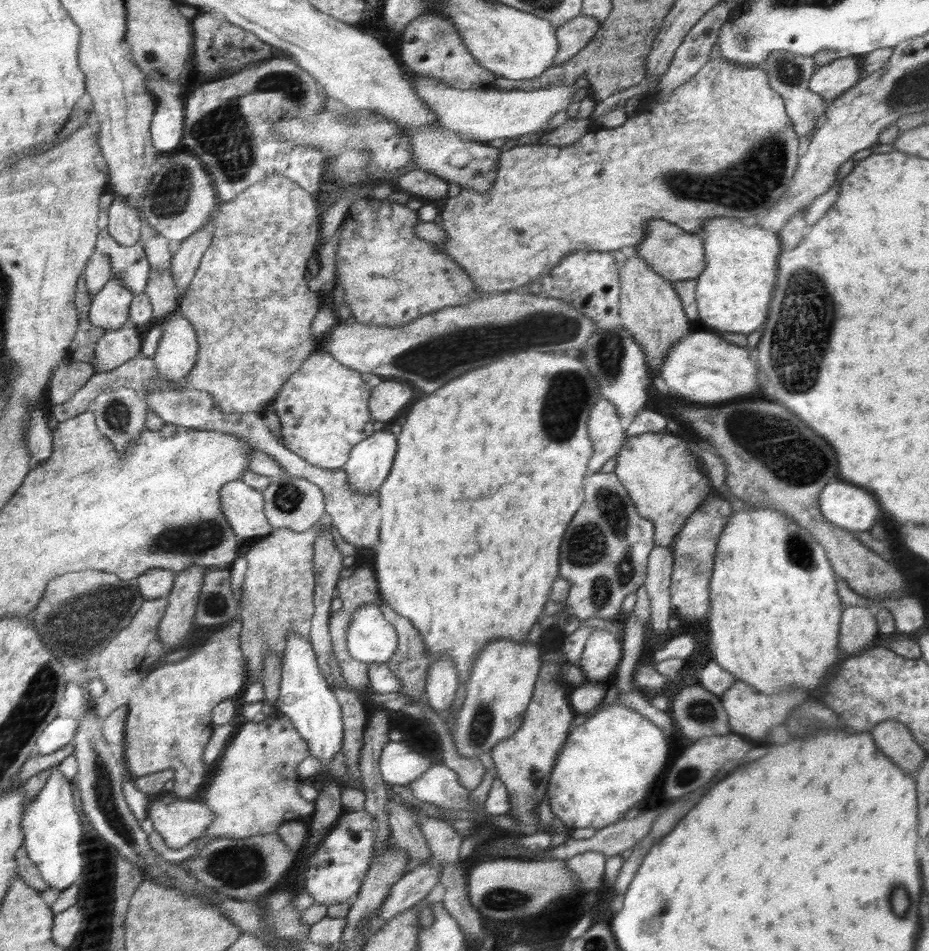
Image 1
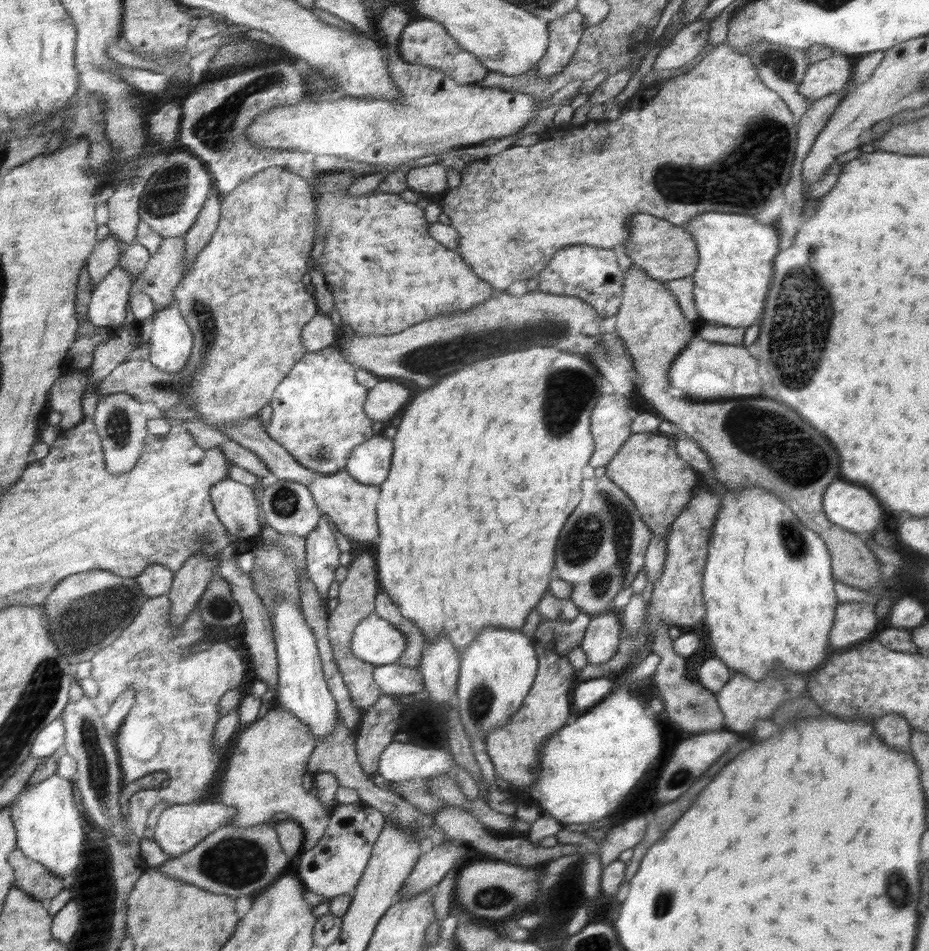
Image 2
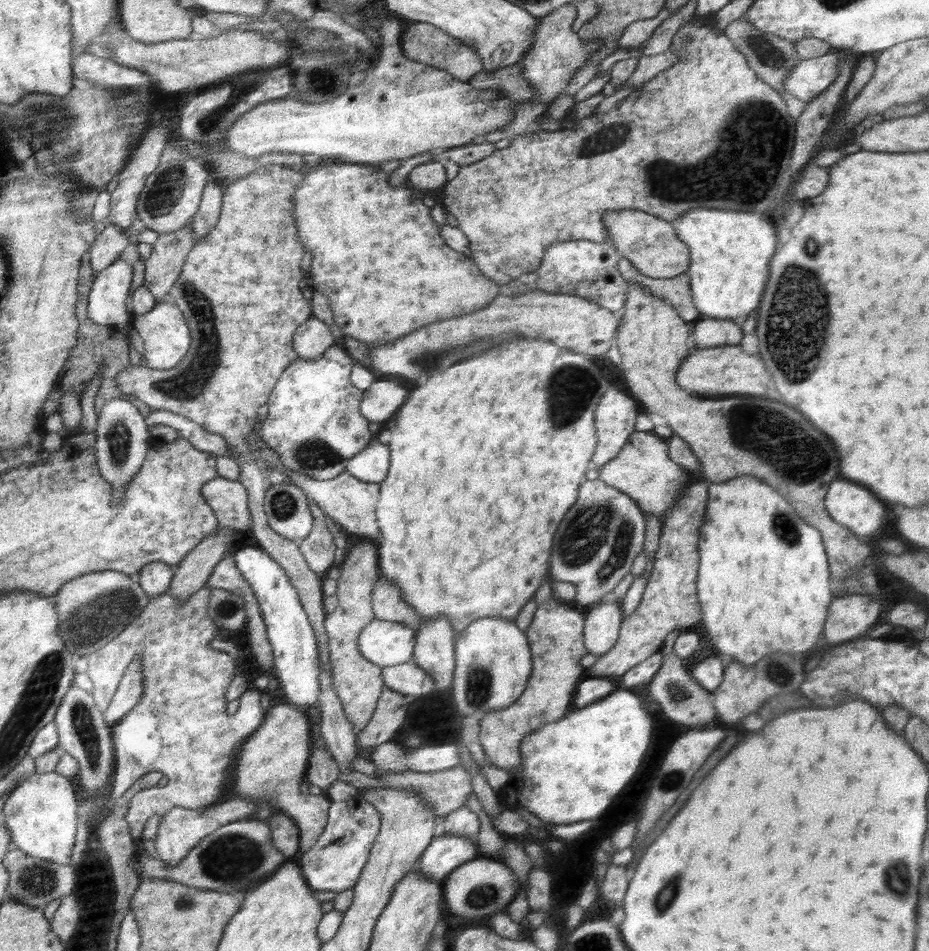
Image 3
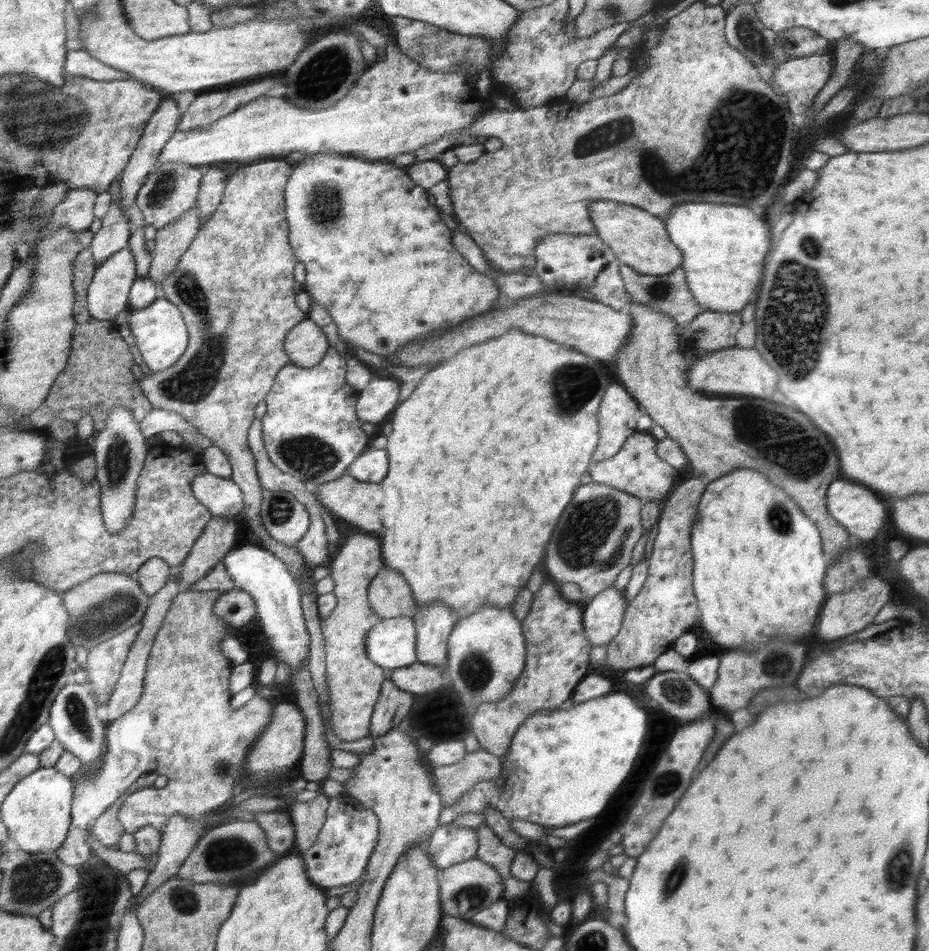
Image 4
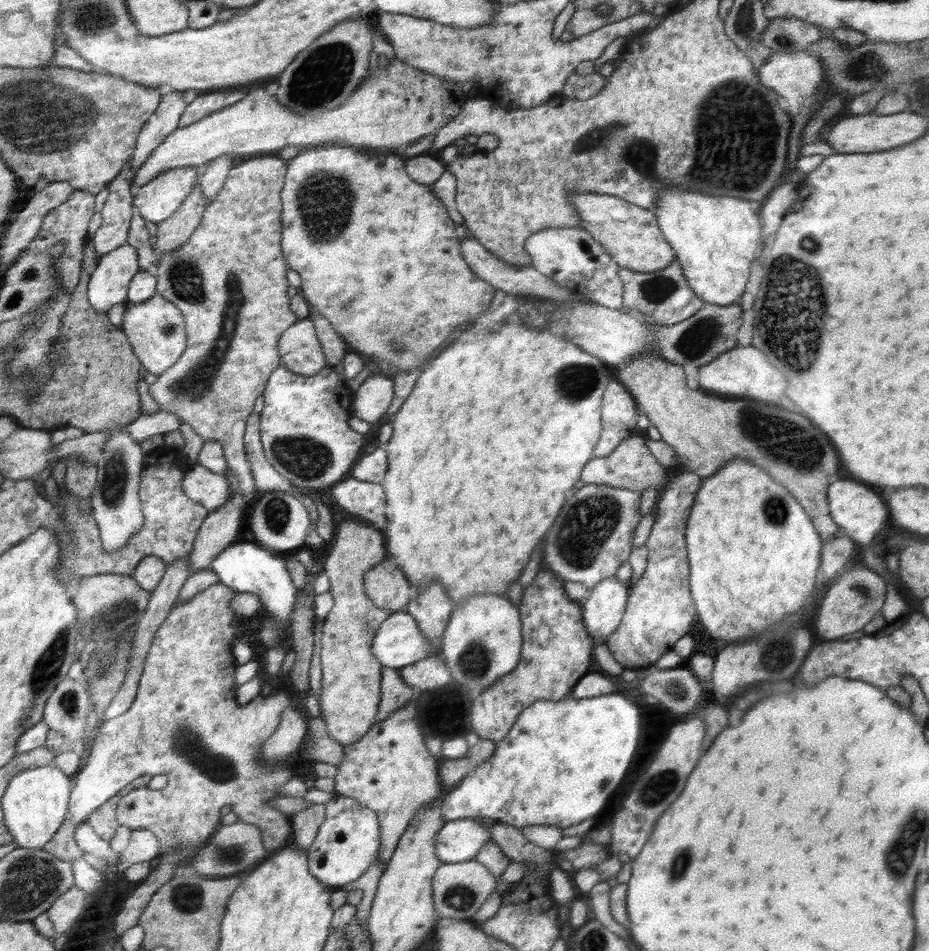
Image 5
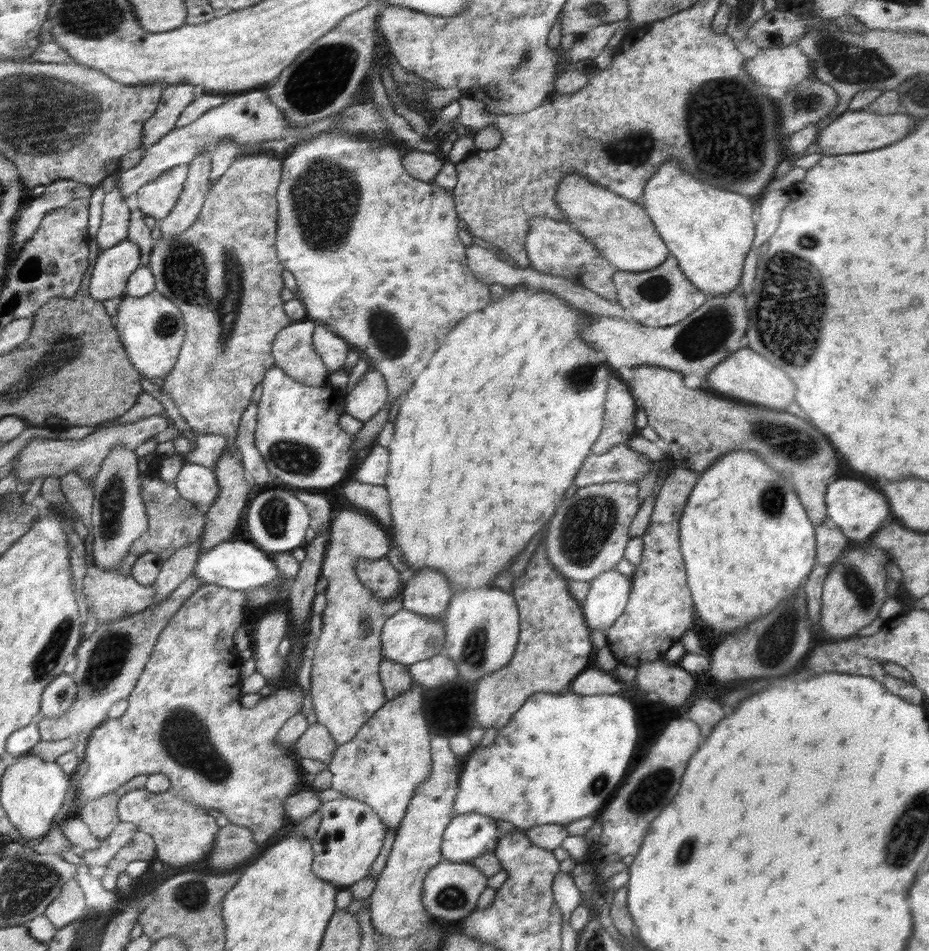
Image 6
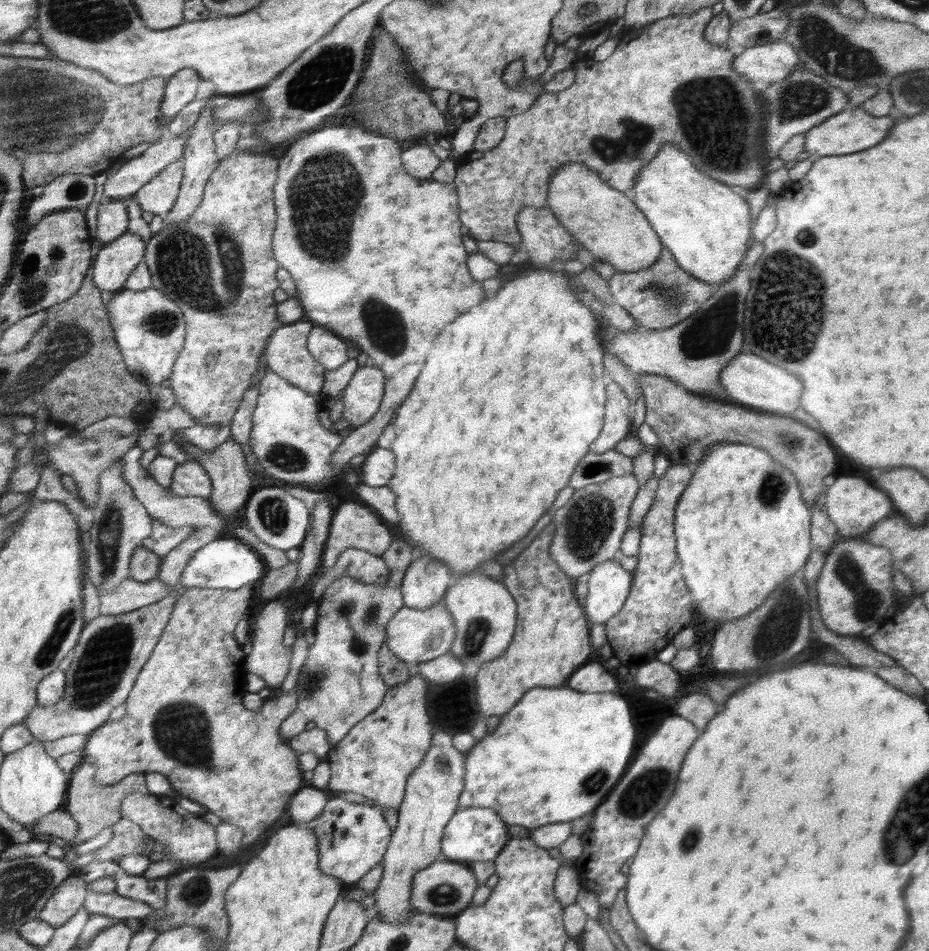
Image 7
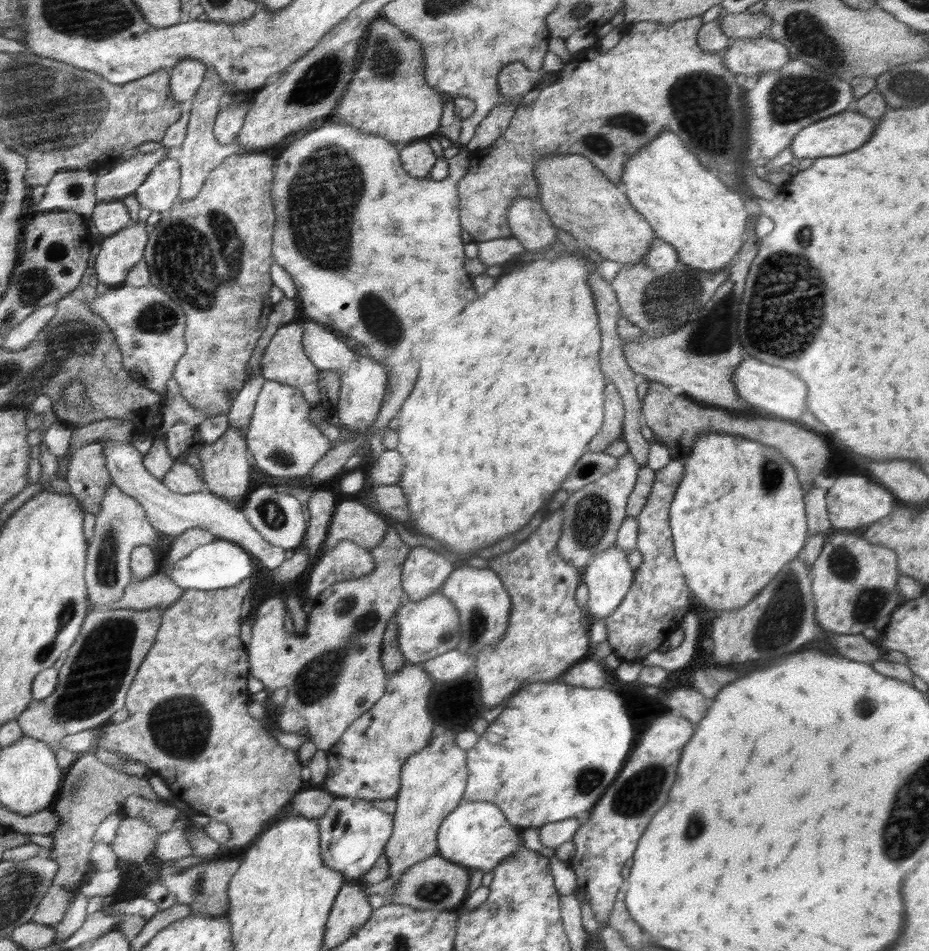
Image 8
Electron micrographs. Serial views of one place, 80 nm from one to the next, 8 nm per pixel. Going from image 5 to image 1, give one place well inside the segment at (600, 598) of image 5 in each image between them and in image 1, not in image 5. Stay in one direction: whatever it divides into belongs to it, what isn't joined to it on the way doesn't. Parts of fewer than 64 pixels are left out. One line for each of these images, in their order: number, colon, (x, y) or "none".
1: (602, 653)
2: (601, 640)
3: (602, 625)
4: (602, 619)

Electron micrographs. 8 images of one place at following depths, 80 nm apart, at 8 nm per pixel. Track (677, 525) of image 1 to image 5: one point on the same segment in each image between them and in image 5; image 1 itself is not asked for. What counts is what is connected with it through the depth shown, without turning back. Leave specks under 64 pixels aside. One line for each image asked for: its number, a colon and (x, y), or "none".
2: (647, 468)
3: (642, 470)
4: (635, 469)
5: (631, 466)

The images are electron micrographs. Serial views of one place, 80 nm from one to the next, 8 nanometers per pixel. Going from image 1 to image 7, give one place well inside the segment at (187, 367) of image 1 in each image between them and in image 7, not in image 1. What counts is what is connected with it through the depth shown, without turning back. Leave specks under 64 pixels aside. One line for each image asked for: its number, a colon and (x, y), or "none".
2: (170, 338)
3: (164, 337)
4: (159, 332)
5: (156, 328)
6: (152, 328)
7: (150, 327)

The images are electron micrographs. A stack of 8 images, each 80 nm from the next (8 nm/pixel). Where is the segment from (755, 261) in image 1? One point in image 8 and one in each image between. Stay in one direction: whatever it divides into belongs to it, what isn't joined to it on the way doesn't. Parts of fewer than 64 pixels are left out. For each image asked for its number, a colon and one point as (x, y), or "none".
2: (736, 252)
3: (730, 251)
4: (723, 245)
5: (714, 237)
6: (709, 231)
7: (705, 224)
8: (688, 206)

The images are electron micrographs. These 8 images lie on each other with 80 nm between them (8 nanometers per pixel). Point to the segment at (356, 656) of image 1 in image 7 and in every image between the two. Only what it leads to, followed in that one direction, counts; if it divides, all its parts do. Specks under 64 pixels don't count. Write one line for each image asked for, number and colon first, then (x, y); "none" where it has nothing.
2: (376, 641)
3: (385, 643)
4: (392, 643)
5: (399, 642)
6: (407, 638)
7: (416, 636)

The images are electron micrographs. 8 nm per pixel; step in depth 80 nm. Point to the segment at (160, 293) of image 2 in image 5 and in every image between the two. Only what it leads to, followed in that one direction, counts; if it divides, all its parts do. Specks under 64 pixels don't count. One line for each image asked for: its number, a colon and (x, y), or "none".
3: (162, 268)
4: (171, 241)
5: (171, 233)

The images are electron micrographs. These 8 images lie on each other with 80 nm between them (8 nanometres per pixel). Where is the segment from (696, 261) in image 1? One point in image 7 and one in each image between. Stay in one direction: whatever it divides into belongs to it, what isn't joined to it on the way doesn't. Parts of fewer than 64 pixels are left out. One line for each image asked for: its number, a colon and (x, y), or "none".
2: (666, 251)
3: (651, 245)
4: (639, 239)
5: (630, 234)
6: (619, 228)
7: (605, 221)

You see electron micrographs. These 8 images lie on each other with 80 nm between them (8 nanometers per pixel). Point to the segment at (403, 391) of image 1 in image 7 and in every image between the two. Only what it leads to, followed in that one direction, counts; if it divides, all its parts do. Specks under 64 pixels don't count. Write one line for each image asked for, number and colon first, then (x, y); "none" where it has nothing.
2: (387, 397)
3: (383, 398)
4: (380, 397)
5: (373, 397)
6: (370, 394)
7: (362, 396)

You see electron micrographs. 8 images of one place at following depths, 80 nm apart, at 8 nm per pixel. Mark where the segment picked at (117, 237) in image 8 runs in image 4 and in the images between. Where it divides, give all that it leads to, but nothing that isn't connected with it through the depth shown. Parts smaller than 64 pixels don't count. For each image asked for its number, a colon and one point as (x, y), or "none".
4: (108, 296)
5: (109, 284)
6: (113, 267)
7: (115, 261)

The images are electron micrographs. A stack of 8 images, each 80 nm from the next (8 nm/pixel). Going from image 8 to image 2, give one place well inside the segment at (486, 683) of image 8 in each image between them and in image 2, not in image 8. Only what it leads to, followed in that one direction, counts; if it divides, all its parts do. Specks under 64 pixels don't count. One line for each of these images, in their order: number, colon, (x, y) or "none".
2: (515, 749)
3: (555, 637)
4: (557, 649)
5: (556, 649)
6: (554, 645)
7: (551, 640)

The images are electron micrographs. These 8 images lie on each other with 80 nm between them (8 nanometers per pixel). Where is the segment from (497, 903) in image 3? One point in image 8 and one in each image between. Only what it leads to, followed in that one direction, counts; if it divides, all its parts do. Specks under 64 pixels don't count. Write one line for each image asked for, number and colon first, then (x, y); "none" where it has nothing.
4: (467, 888)
5: (458, 889)
6: (450, 891)
7: (445, 888)
8: (436, 883)

